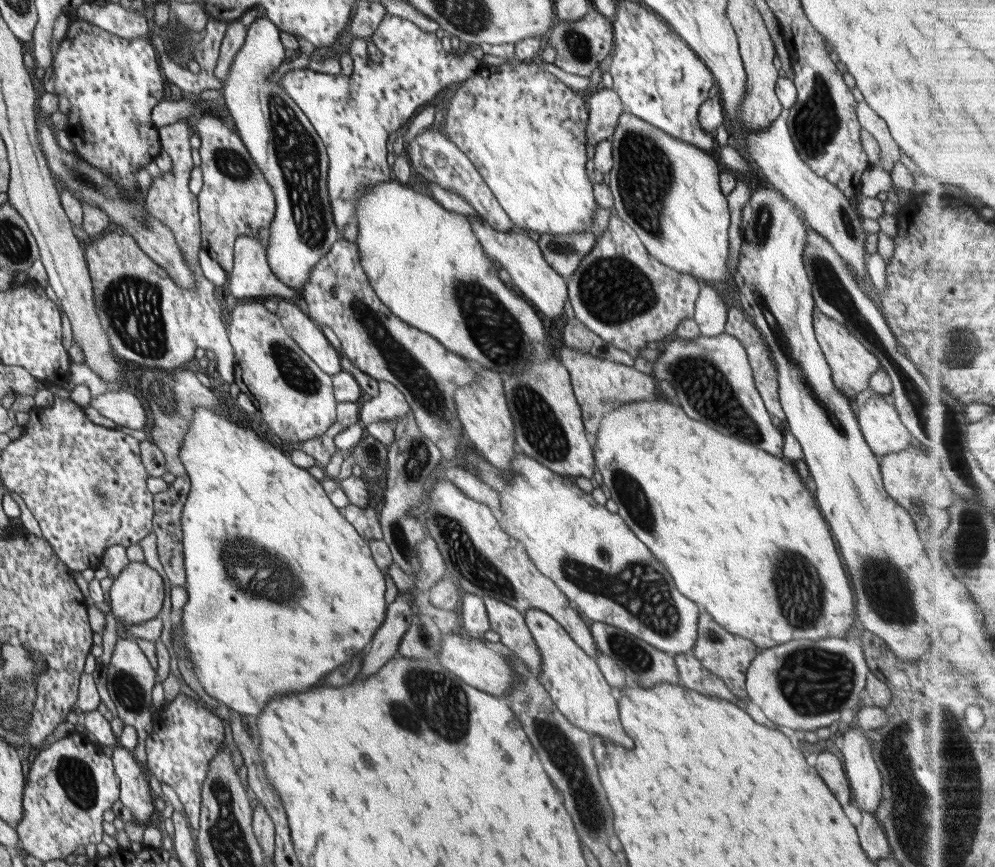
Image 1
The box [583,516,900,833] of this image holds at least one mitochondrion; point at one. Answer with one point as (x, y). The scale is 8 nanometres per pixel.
(813, 681)

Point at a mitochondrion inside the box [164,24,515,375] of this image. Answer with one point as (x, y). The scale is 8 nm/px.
(296, 154)

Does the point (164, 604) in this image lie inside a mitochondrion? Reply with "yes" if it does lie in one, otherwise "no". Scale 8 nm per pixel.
no

